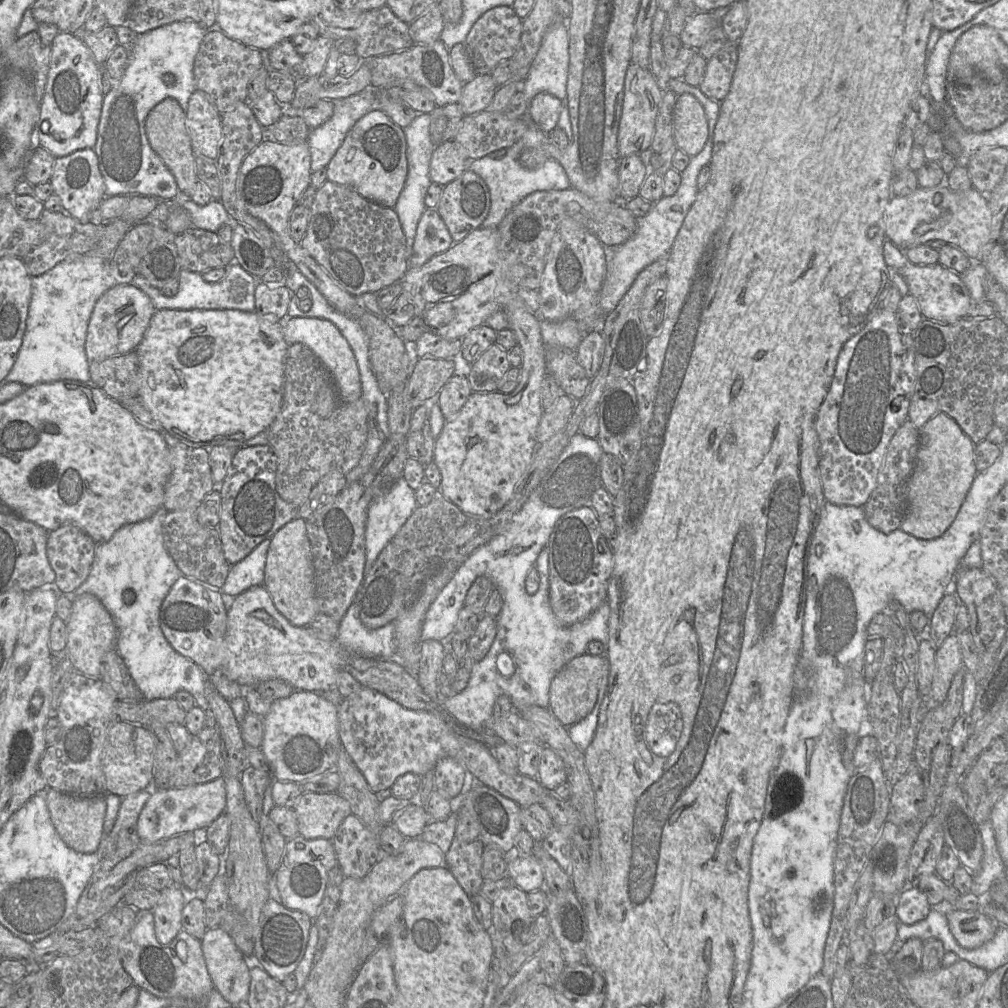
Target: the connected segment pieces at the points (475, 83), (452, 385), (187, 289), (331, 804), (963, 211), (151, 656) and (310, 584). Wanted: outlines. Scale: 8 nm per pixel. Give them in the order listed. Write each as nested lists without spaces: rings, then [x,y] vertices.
[[[491,73],[479,74],[462,88],[458,103],[465,116],[479,113],[487,109],[494,97],[498,85]]]
[[[454,374],[438,393],[438,404],[446,421],[452,420],[473,393],[467,377]]]
[[[231,263],[225,278],[217,283],[207,283],[202,275],[187,269],[181,269],[179,275],[179,290],[174,297],[167,297],[153,286],[141,275],[136,275],[131,284],[143,291],[151,300],[155,310],[162,309],[212,309],[229,310],[236,309],[244,312],[255,311],[255,288],[258,279],[246,272],[239,263]]]
[[[305,792],[294,809],[299,835],[306,839],[332,839],[339,825],[351,815],[350,804],[337,792]]]
[[[946,184],[933,188],[918,187],[908,196],[892,196],[884,212],[886,240],[902,250],[910,247],[925,245],[930,240],[943,240],[946,244],[958,248],[964,252],[972,262],[980,262],[984,259],[984,247],[990,240],[992,215],[988,207],[986,197],[977,189],[971,188],[962,193],[951,191]]]
[[[160,507],[151,517],[122,526],[107,542],[96,543],[94,561],[87,579],[71,593],[59,593],[73,602],[78,596],[89,593],[96,596],[112,616],[116,629],[116,649],[123,659],[130,676],[145,700],[171,698],[180,690],[189,692],[204,711],[208,711],[206,698],[206,672],[189,658],[176,652],[165,638],[160,627],[160,607],[173,584],[183,574],[164,546],[162,523],[169,511]]]
[[[295,518],[271,538],[268,549],[264,587],[277,610],[294,626],[307,627],[319,613],[316,600],[315,572],[306,520]]]

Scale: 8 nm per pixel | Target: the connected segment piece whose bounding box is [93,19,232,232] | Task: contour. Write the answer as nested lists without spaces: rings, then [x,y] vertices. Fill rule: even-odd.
[[[185,19],[137,35],[129,47],[129,62],[124,74],[104,96],[93,149],[104,180],[106,197],[135,194],[155,197],[164,201],[160,201],[154,209],[150,221],[165,223],[172,207],[179,206],[189,213],[192,227],[217,232],[221,226],[232,224],[221,201],[212,199],[208,204],[200,206],[190,198],[182,197],[173,174],[151,148],[145,131],[145,121],[150,110],[168,97],[174,98],[186,112],[189,98],[197,89],[193,74],[194,60],[206,31],[199,23]],[[165,73],[174,75],[172,85],[163,82],[162,76]]]

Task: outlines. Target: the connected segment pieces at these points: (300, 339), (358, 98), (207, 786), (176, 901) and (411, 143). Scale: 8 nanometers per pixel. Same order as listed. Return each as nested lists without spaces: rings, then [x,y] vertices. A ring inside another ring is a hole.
[[[286,318],[282,321],[285,342],[301,343],[310,348],[330,372],[340,401],[350,403],[362,397],[360,372],[355,355],[338,328],[329,320],[318,318]]]
[[[370,87],[333,101],[332,116],[324,124],[311,129],[307,139],[311,172],[326,168],[353,125],[377,107],[376,91]]]
[[[223,776],[212,781],[178,788],[152,788],[142,808],[136,829],[142,843],[155,843],[185,832],[205,830],[216,818],[225,813],[226,787]]]
[[[170,884],[160,892],[160,899],[152,913],[156,938],[161,944],[166,945],[183,929],[182,910],[189,900],[191,891]]]
[[[418,113],[413,121],[407,127],[403,128],[407,143],[406,156],[408,162],[408,173],[403,190],[401,191],[393,209],[398,215],[402,230],[406,237],[406,258],[408,261],[413,253],[413,245],[418,222],[424,210],[426,210],[425,196],[430,184],[432,183],[429,176],[429,169],[432,153],[436,146],[431,140],[429,127],[430,113]]]

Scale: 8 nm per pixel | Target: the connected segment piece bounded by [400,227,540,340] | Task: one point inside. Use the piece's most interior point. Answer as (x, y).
(454, 292)

